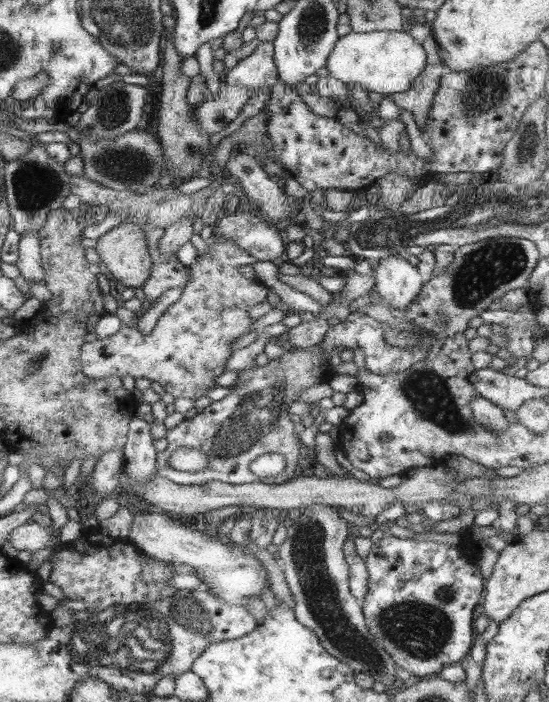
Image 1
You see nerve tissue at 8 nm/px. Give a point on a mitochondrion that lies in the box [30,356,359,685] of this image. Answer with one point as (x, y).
(153, 632)

